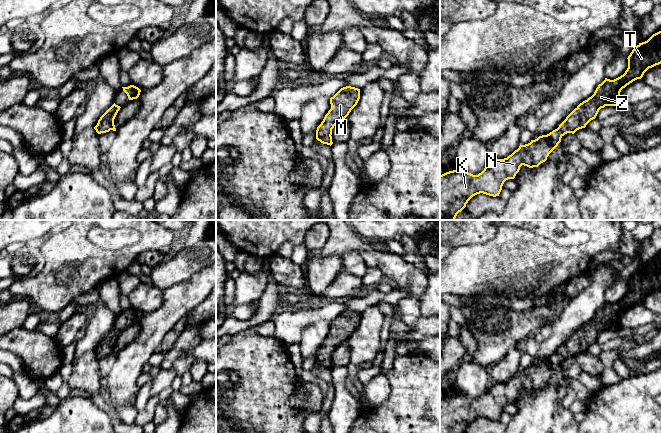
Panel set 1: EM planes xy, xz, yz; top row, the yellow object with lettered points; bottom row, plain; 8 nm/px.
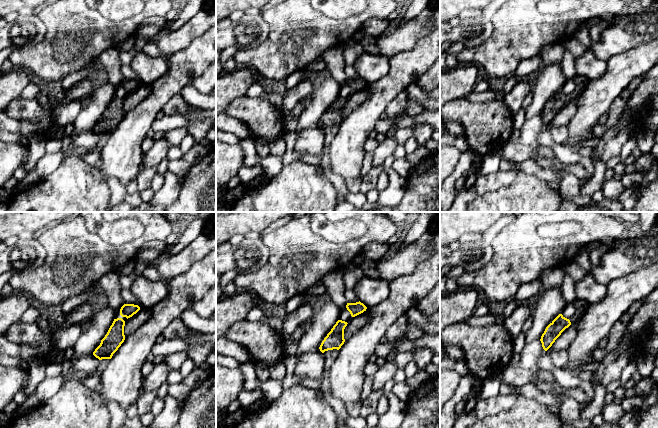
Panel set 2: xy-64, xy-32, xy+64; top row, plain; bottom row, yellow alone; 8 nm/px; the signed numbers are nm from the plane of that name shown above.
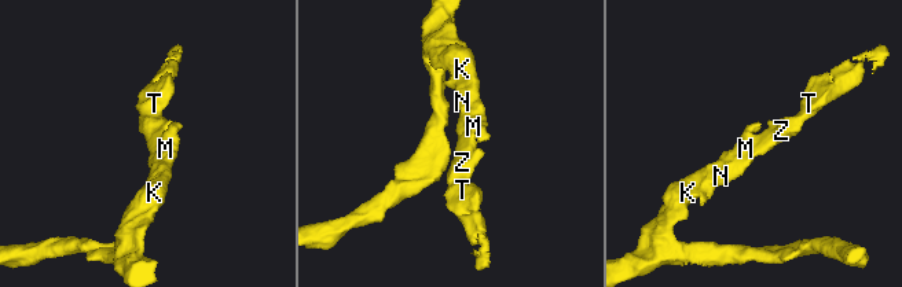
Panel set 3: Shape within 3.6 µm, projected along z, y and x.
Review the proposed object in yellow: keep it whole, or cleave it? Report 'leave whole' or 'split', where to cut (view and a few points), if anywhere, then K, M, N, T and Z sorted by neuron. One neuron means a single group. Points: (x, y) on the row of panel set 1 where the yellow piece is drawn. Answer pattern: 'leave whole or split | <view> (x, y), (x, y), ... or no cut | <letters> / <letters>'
leave whole | no cut | K M N T Z

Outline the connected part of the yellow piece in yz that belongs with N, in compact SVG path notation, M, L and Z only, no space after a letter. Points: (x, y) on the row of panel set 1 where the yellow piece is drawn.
M661 31L653 34L647 41L639 43L627 59L628 68L623 75L614 80L605 78L594 94L580 103L559 127L549 134L520 145L507 158L493 159L478 175L460 168L440 175L440 220L455 220L468 201L477 194L499 196L504 182L514 179L522 165L529 168L538 167L547 160L565 134L574 134L577 130L585 128L596 118L601 108L619 106L621 90L633 81L641 79L649 68L661 64Z

